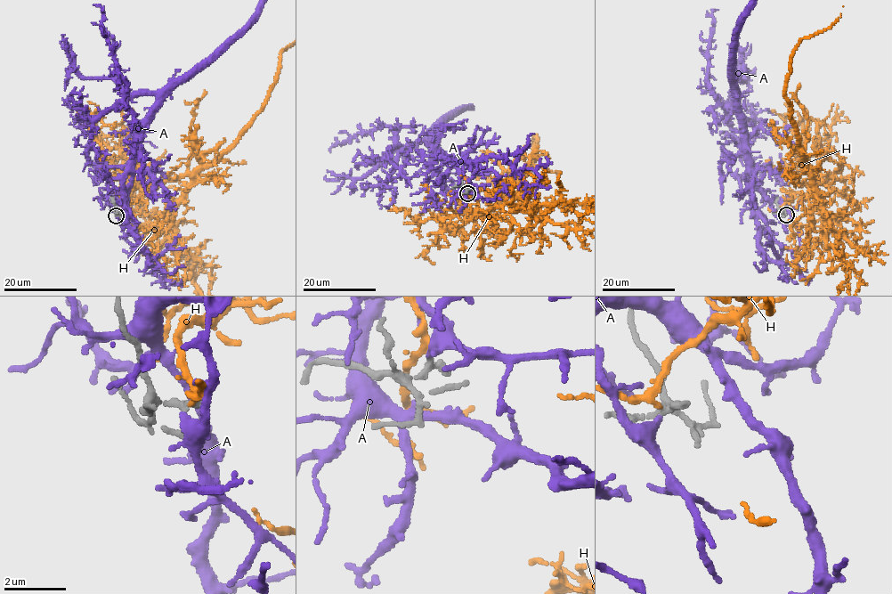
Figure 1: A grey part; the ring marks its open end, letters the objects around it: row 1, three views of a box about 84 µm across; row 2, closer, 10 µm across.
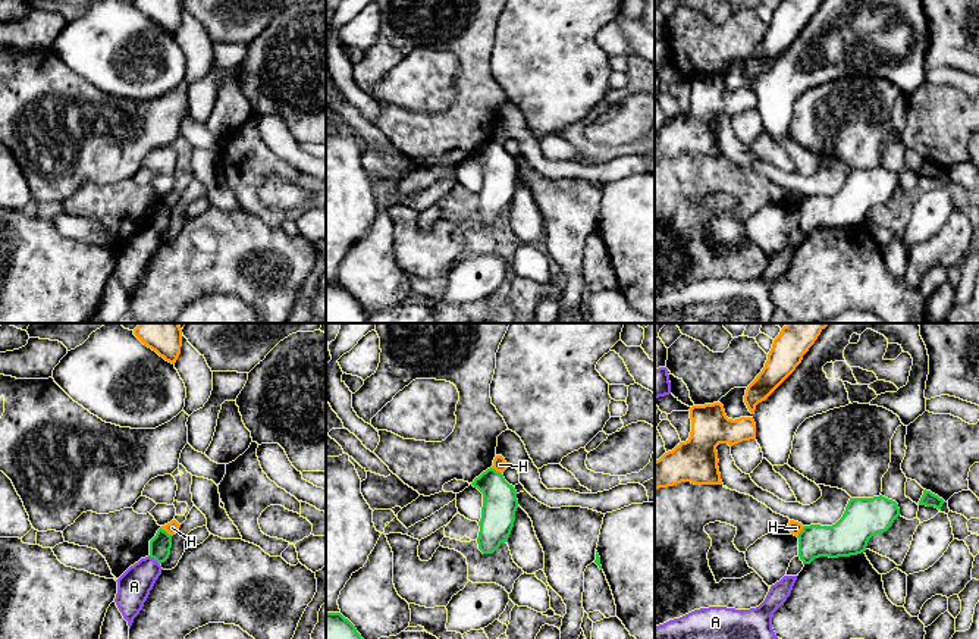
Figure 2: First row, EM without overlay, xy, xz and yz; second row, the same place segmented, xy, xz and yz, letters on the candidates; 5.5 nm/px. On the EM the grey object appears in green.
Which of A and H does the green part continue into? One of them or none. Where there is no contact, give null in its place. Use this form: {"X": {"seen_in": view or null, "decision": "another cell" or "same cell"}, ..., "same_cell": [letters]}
{"A": {"seen_in": "xy", "decision": "another cell"}, "H": {"seen_in": "xy", "decision": "another cell"}, "same_cell": []}

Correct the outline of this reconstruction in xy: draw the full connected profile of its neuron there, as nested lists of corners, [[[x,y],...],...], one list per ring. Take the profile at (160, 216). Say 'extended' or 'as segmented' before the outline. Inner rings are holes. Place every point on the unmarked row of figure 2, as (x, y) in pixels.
as segmented; [[[161,198],[157,201],[156,207],[150,212],[150,226],[159,235],[164,234],[170,226],[172,206],[169,206]]]

